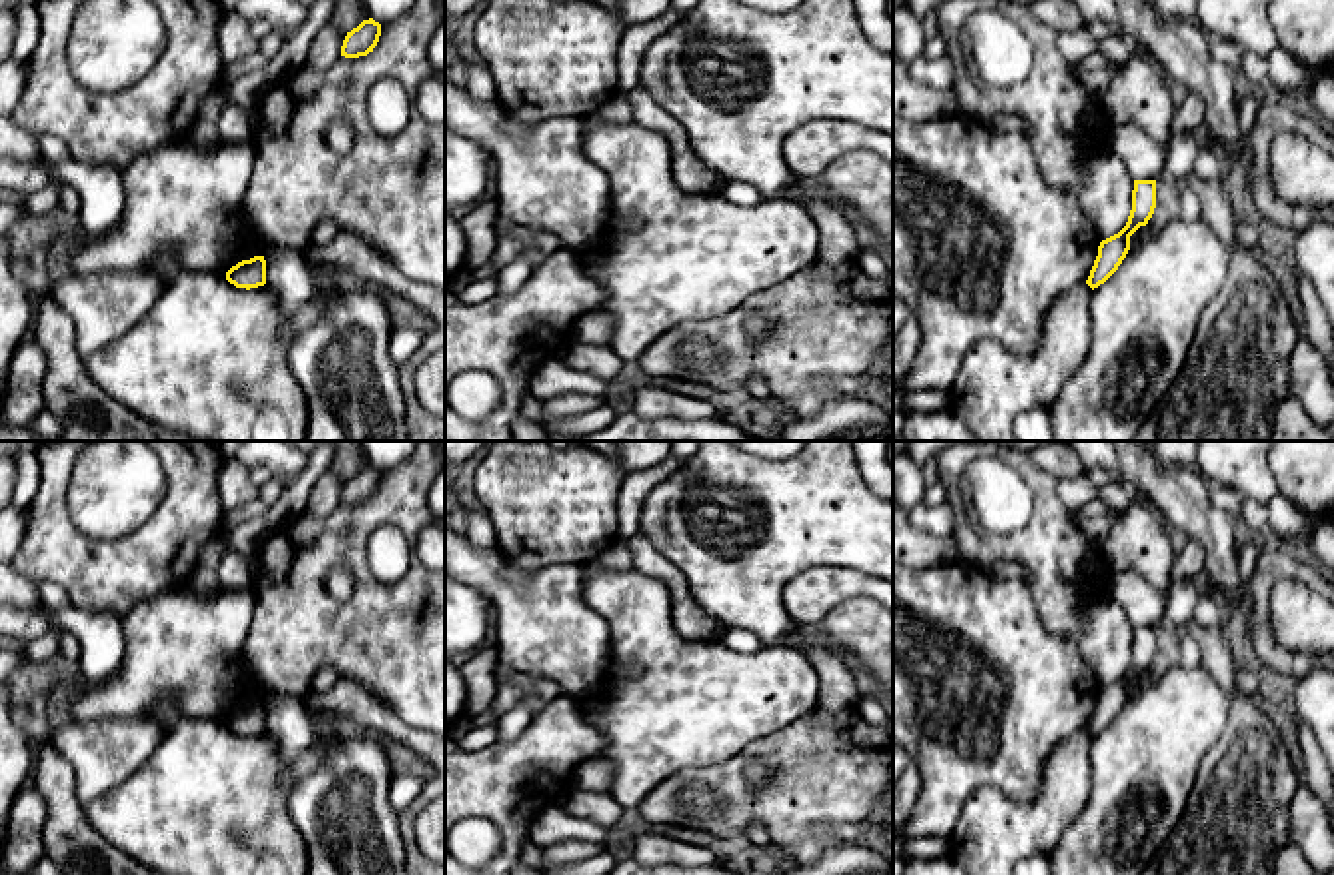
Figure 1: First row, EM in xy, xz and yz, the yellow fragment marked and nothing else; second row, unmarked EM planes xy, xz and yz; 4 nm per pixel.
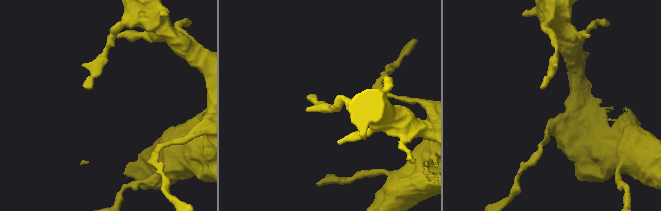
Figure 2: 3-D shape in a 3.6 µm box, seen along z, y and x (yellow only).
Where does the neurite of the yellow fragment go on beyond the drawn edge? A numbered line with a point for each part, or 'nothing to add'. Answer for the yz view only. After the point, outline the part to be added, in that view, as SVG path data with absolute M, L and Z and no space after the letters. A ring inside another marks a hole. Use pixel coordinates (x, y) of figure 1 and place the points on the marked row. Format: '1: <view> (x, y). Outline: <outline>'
nothing to add

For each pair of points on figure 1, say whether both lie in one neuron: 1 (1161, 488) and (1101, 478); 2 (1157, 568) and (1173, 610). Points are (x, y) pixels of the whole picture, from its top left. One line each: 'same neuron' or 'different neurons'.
1: different neurons
2: different neurons

